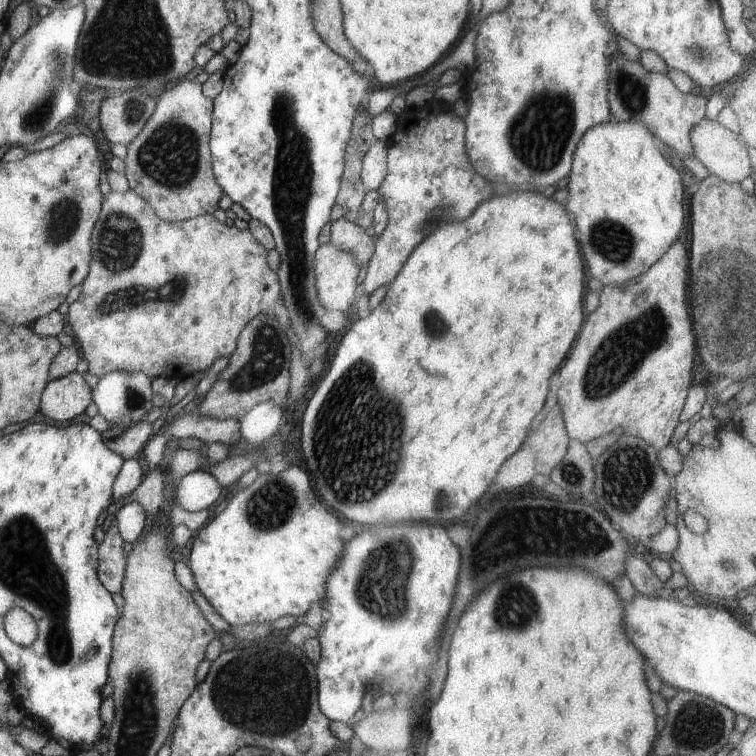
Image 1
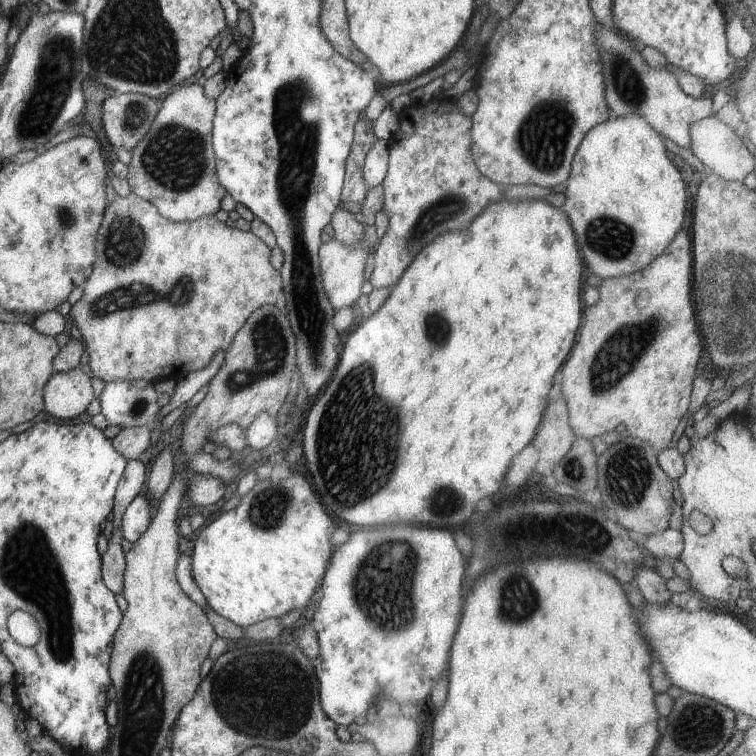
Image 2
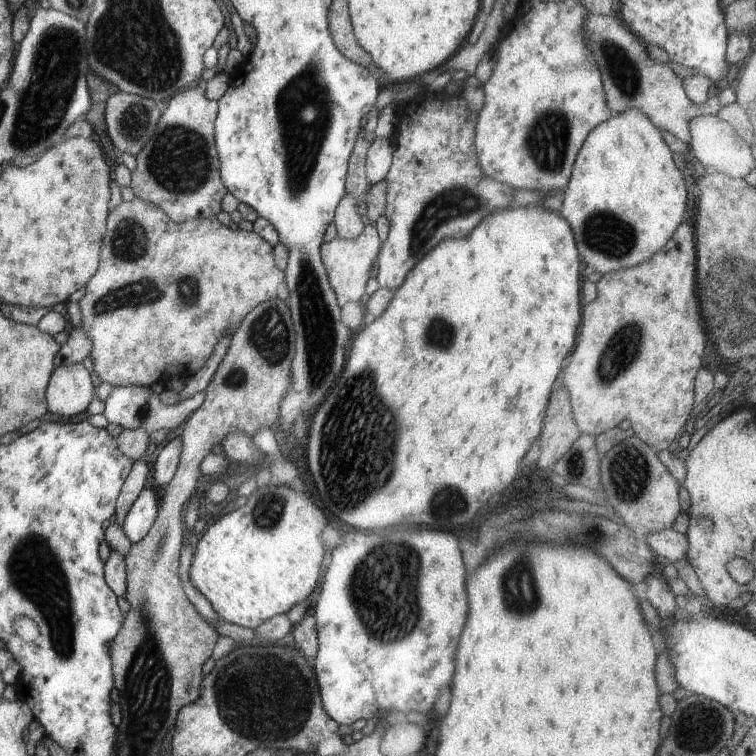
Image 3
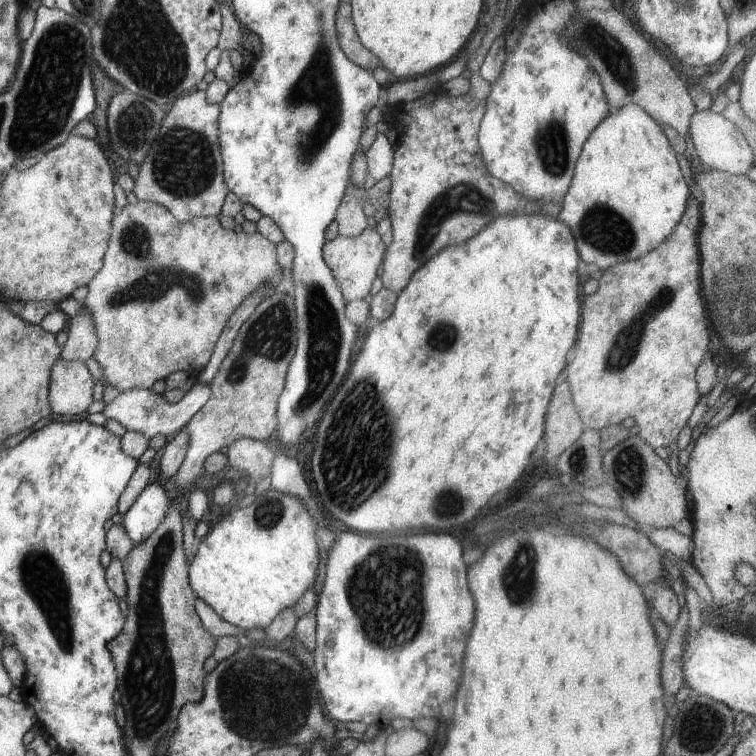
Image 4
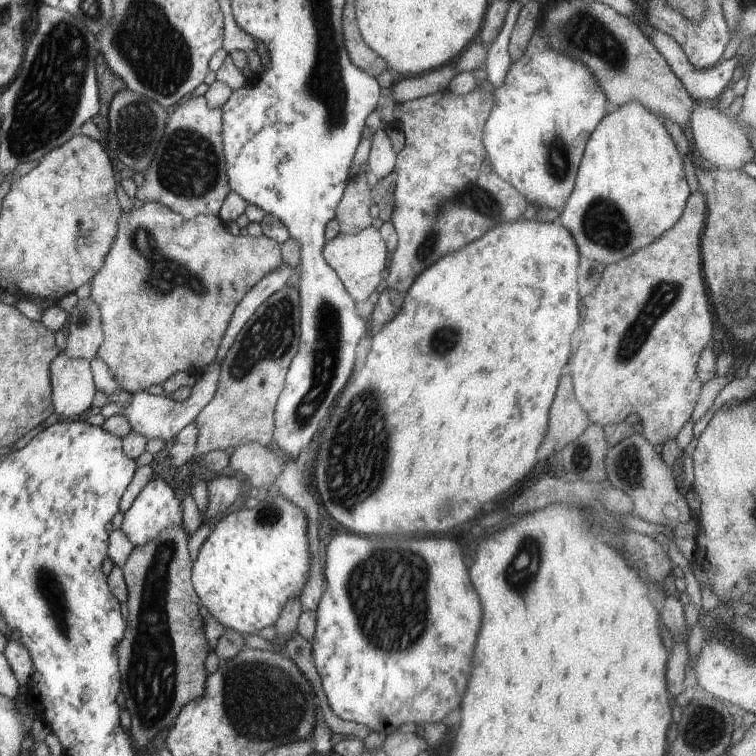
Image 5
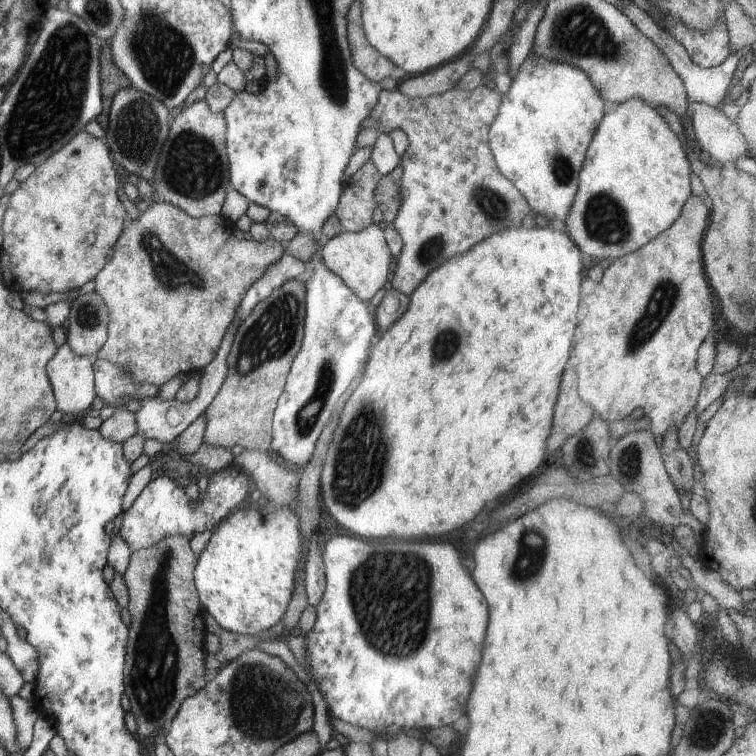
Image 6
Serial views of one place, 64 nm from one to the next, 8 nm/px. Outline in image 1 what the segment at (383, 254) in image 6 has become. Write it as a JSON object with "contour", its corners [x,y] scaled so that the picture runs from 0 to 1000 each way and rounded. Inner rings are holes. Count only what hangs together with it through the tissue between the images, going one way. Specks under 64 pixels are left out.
{"contour":[[[440,321],[422,324],[415,333],[415,361],[418,388],[423,401],[430,410],[448,410],[456,413],[472,389],[470,378],[472,373],[474,349],[468,345],[468,339],[462,332],[447,329]]]}

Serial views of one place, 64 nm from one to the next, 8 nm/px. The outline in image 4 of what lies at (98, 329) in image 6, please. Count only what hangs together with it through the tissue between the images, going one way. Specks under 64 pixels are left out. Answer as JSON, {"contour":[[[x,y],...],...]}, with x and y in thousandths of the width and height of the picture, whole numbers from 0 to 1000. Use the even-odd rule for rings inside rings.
{"contour":[[[107,403],[99,418],[89,423],[89,450],[75,475],[87,478],[114,478],[122,471],[130,447],[120,411]]]}

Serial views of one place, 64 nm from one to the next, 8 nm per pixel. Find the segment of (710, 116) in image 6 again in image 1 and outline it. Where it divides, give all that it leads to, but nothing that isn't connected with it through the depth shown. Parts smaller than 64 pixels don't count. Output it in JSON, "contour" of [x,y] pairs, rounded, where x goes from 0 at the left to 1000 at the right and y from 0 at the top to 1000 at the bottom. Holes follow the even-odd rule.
{"contour":[[[930,155],[919,167],[914,168],[911,173],[913,189],[915,193],[915,204],[933,220],[937,230],[950,233],[959,242],[979,242],[993,228],[992,212],[989,208],[988,193],[983,190],[978,180],[964,173],[964,171],[952,165],[947,159],[939,159]]]}

